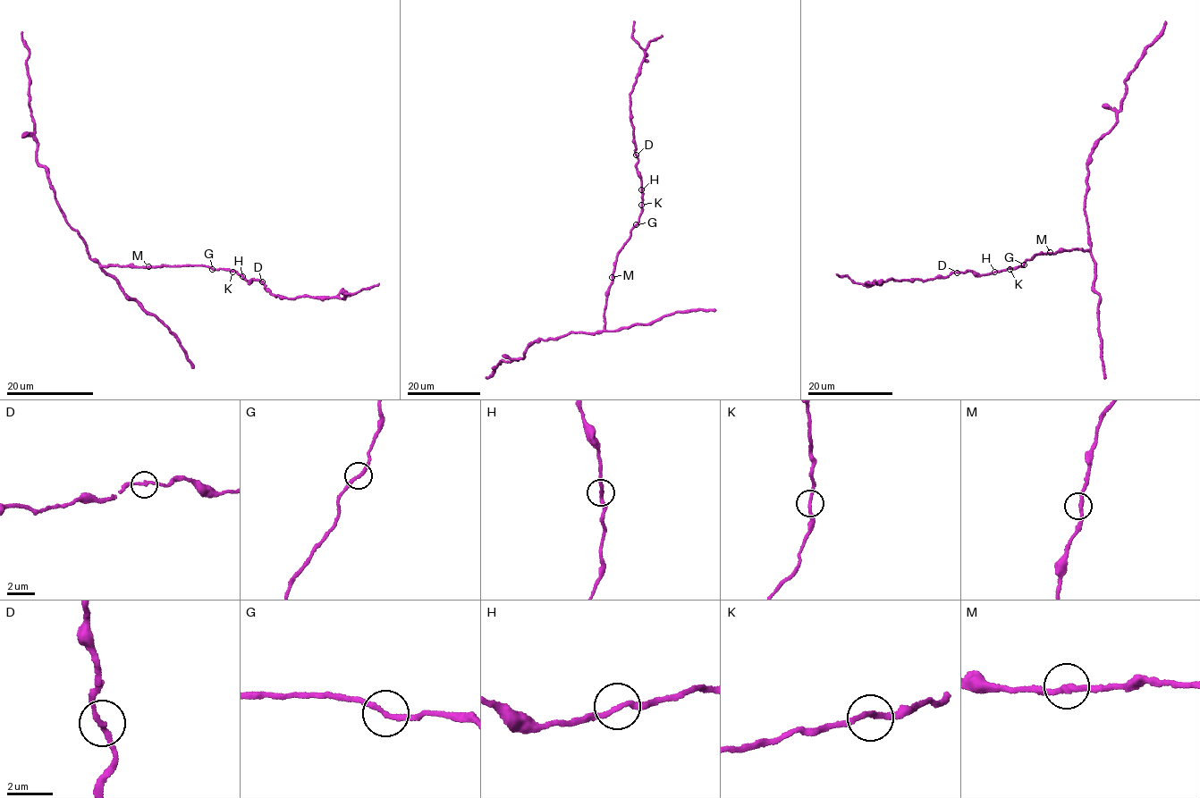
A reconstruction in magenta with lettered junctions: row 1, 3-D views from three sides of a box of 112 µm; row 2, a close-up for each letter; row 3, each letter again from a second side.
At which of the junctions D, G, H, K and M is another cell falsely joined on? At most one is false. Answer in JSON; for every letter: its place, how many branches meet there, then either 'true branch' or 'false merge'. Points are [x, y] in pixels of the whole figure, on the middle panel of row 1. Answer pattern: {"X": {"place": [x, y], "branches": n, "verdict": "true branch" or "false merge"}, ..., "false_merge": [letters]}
{"D": {"place": [636, 155], "branches": 2, "verdict": "true branch"}, "G": {"place": [636, 224], "branches": 2, "verdict": "true branch"}, "H": {"place": [641, 189], "branches": 2, "verdict": "true branch"}, "K": {"place": [641, 205], "branches": 2, "verdict": "true branch"}, "M": {"place": [612, 277], "branches": 2, "verdict": "true branch"}, "false_merge": []}

